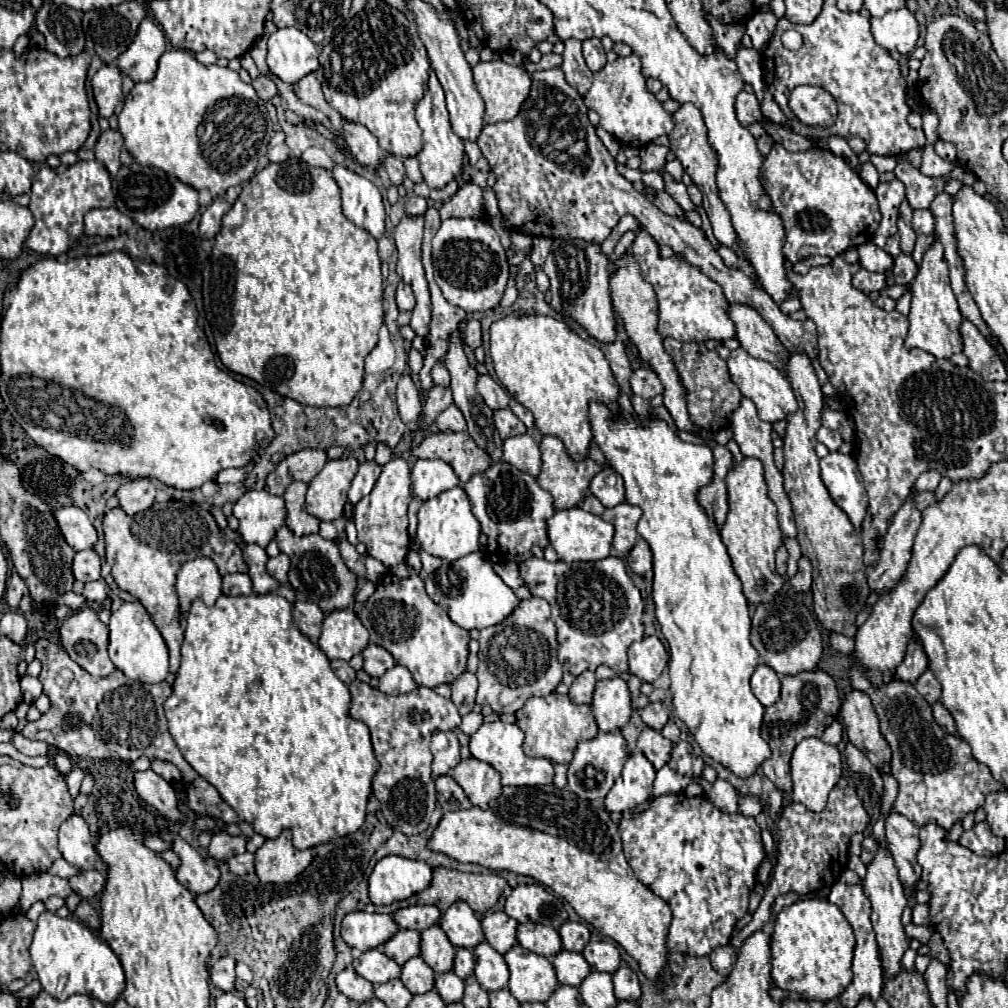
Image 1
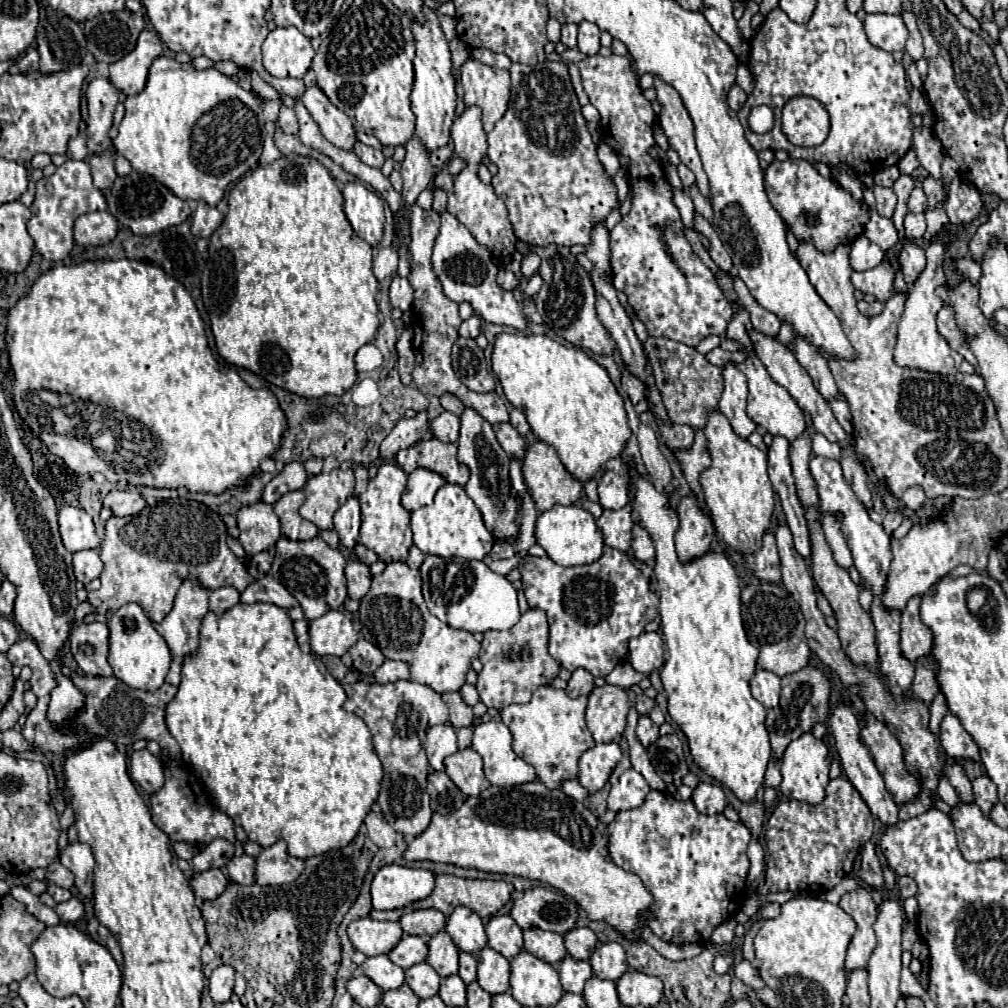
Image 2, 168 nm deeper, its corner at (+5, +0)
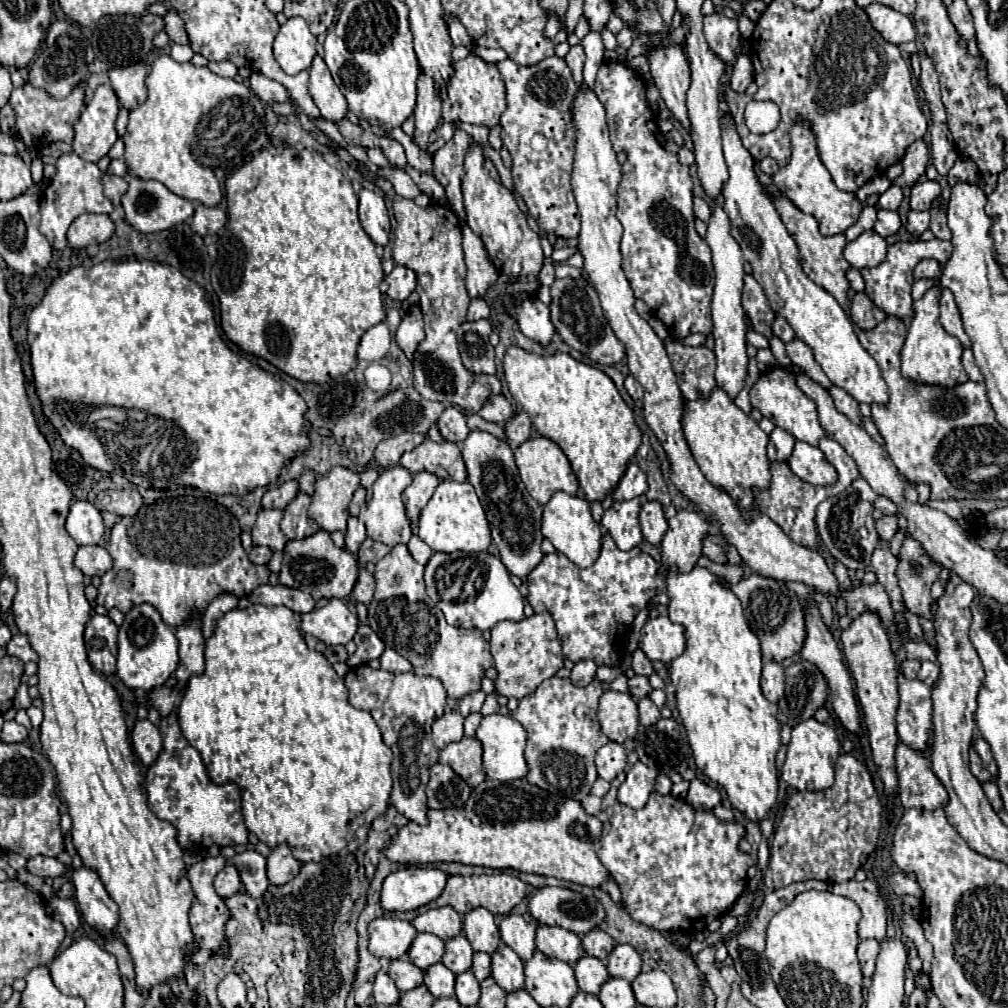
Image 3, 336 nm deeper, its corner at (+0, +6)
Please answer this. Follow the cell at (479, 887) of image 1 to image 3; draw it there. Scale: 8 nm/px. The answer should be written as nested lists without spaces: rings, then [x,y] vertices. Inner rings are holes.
[[[496,873],[496,875],[470,875],[470,877],[462,877],[462,875],[450,875],[446,881],[446,887],[442,891],[442,895],[434,901],[430,901],[426,907],[444,907],[450,905],[454,907],[460,915],[466,915],[468,911],[476,909],[476,907],[484,907],[494,915],[508,915],[510,909],[514,905],[518,905],[524,897],[526,897],[528,887],[514,875],[504,875],[504,873]]]

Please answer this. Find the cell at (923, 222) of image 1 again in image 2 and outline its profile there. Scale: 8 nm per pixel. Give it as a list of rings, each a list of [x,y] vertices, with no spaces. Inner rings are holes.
[[[907,213],[905,235],[909,239],[921,239],[923,233],[925,233],[925,215],[923,213]]]

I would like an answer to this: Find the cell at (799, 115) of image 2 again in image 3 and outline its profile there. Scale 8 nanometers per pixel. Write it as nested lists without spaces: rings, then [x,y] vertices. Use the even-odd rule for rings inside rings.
[[[796,119],[792,129],[790,129],[790,139],[792,139],[792,159],[788,165],[780,167],[778,173],[772,175],[774,185],[782,191],[786,199],[790,199],[802,213],[814,215],[816,221],[820,223],[820,233],[822,235],[836,235],[844,233],[848,227],[852,227],[858,221],[858,215],[862,211],[862,203],[854,193],[842,191],[834,185],[832,175],[828,169],[822,165],[818,153],[816,153],[816,139],[812,135],[812,129],[808,127],[810,121]]]

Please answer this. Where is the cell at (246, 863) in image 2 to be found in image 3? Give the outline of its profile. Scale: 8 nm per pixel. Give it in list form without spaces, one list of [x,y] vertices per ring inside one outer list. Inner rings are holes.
[[[246,849],[242,853],[236,853],[232,863],[238,867],[240,879],[244,883],[244,891],[252,897],[262,897],[262,893],[268,887],[268,879],[266,879],[266,857],[262,857],[260,853]]]

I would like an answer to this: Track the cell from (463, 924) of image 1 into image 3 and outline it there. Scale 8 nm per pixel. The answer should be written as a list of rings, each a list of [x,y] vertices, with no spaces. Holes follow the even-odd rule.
[[[478,907],[466,913],[462,921],[462,931],[474,951],[482,953],[494,953],[498,943],[500,943],[500,931],[496,927],[496,919],[490,911]]]

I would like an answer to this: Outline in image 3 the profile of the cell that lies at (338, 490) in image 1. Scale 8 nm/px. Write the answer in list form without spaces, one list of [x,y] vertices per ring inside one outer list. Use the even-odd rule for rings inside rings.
[[[334,467],[328,475],[316,479],[316,491],[308,517],[324,531],[346,531],[348,505],[354,491],[360,487],[360,475],[348,467]]]

